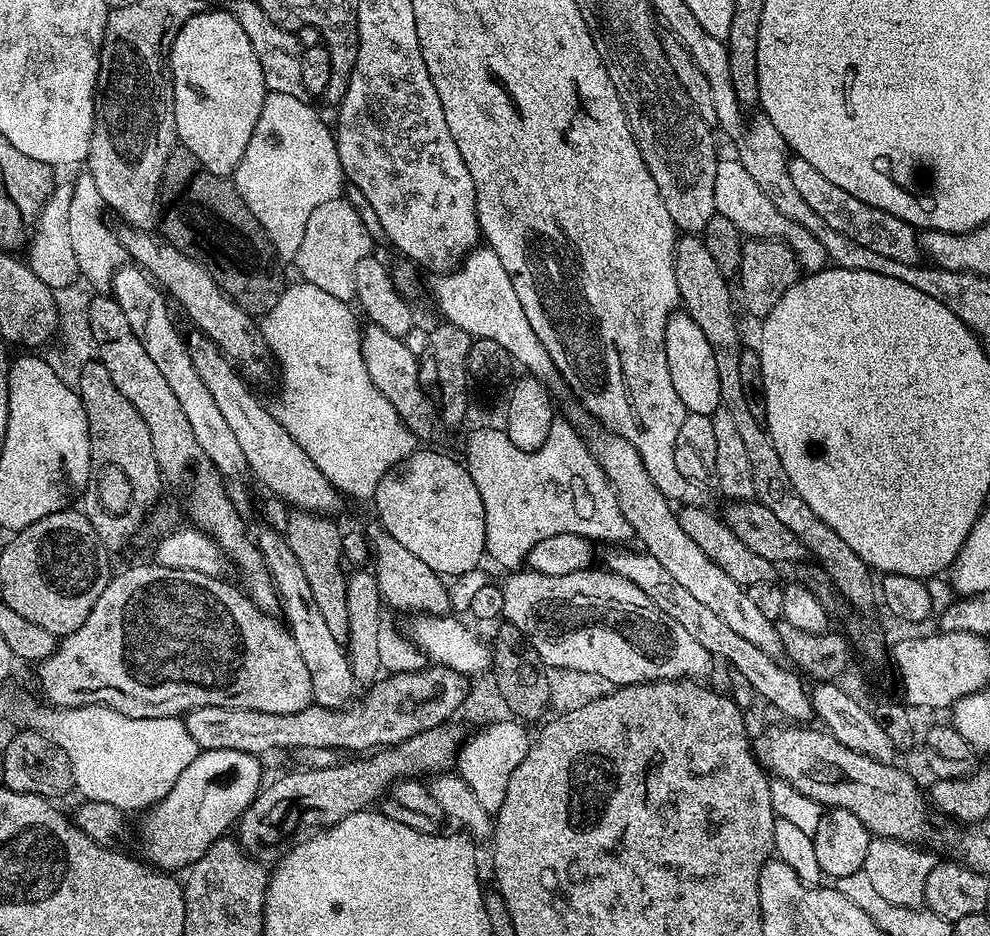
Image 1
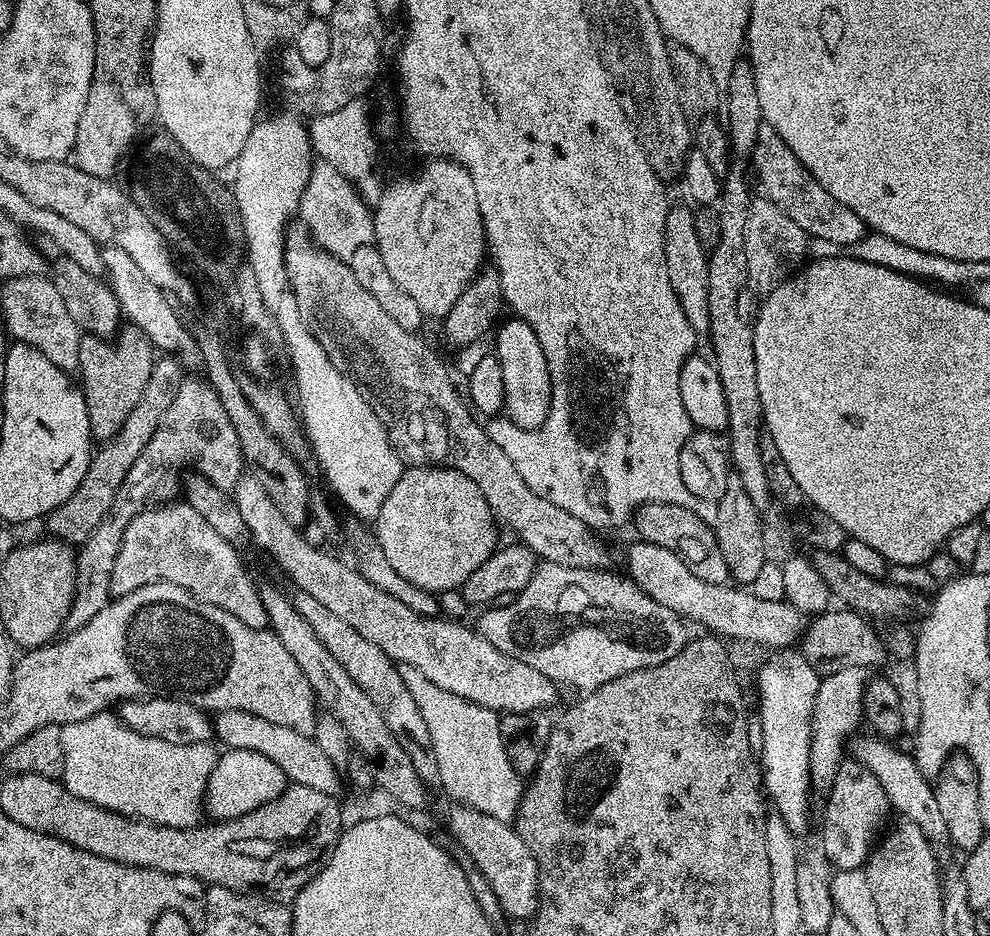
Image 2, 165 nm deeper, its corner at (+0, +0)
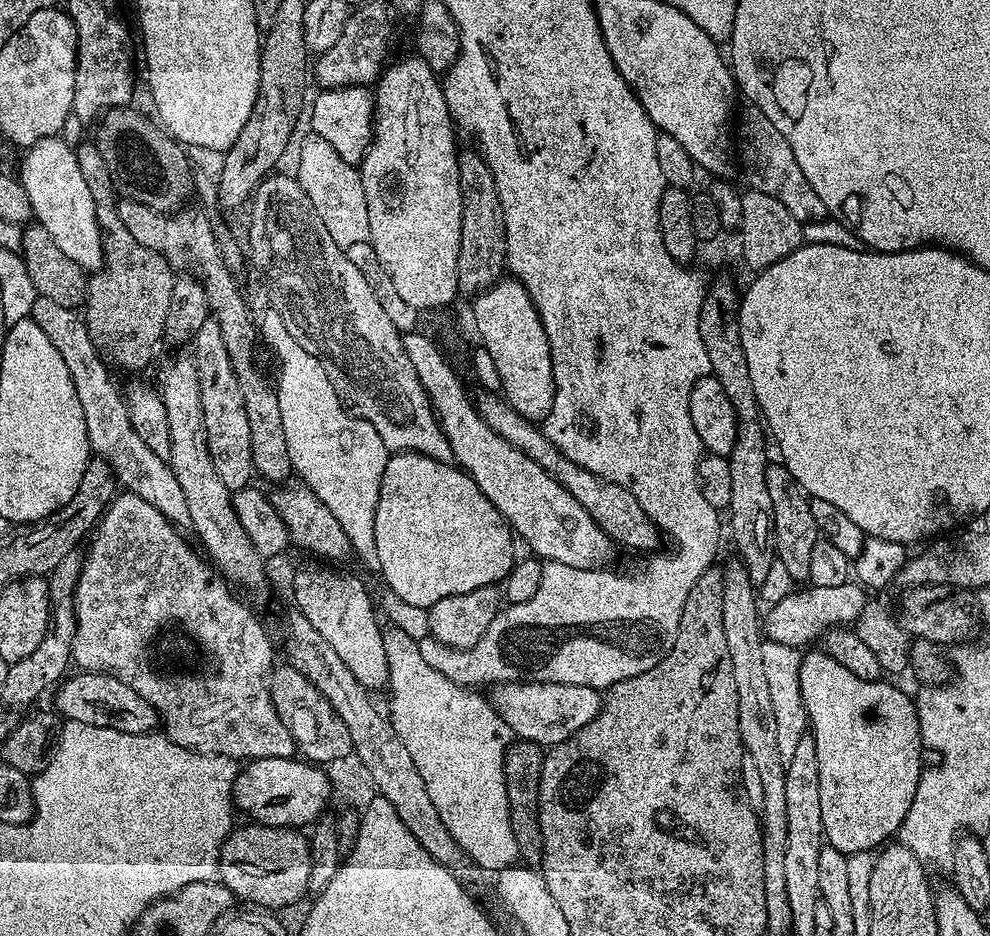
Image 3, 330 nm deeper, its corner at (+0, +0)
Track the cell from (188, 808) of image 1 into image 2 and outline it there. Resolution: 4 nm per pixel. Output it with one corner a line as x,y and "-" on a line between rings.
228,750
217,755
210,782
204,791
203,811
212,822
233,820
242,814
250,814
250,810
258,810
258,806
278,798
289,783
282,770
265,755
255,753
254,750

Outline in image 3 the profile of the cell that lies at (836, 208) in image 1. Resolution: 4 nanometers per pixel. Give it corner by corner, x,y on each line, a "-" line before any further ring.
745,103
739,109
738,119
734,124
734,148
738,153
738,164
744,167
744,176
749,180
751,187
762,194
770,194
794,214
794,218
806,225
811,220
822,220
828,216
826,206
818,194
806,182
798,162
794,158
794,150
790,150
790,142
782,138
782,133
758,110
756,104

